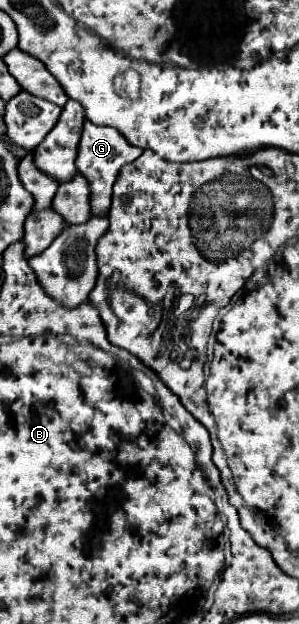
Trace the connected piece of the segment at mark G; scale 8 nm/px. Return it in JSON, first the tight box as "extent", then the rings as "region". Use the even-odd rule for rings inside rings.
{"extent":[77,123,143,215],"region":[[[85,123],[83,125],[83,133],[81,133],[81,141],[79,141],[79,149],[77,149],[77,171],[87,179],[89,183],[89,203],[91,203],[91,211],[93,215],[105,215],[111,203],[111,191],[113,191],[113,183],[121,171],[123,165],[135,161],[143,151],[129,145],[125,141],[125,137],[113,129],[113,127],[99,127],[93,123]]]}

